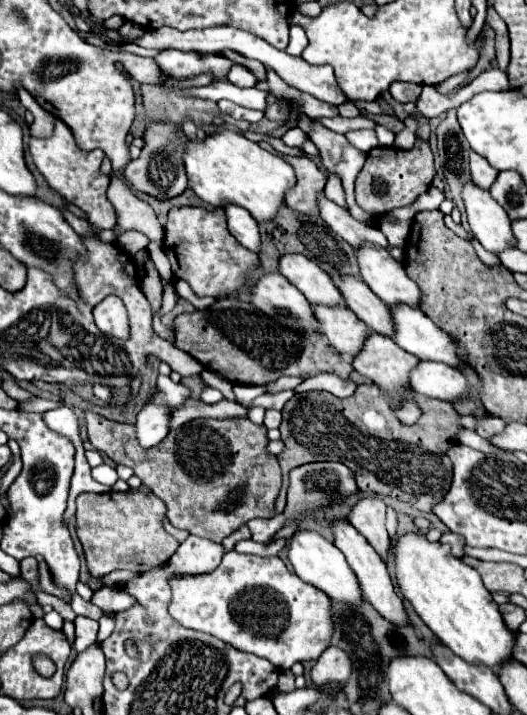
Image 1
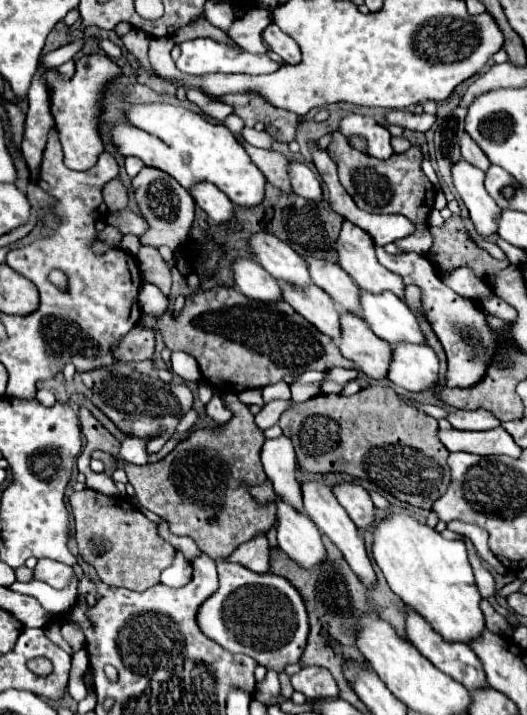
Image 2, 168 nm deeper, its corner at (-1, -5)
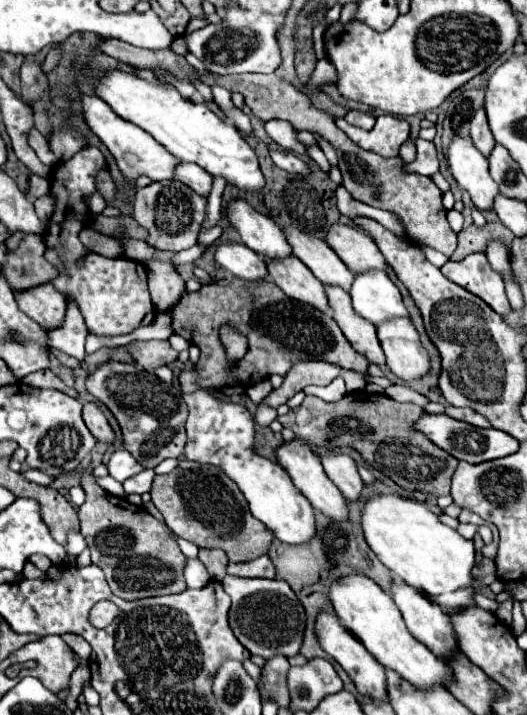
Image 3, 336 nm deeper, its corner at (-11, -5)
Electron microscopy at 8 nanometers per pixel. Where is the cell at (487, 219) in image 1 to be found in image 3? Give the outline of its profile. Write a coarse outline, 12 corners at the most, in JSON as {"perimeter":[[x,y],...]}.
{"perimeter":[[454,136],[446,160],[476,208],[492,208],[498,186],[472,140]]}

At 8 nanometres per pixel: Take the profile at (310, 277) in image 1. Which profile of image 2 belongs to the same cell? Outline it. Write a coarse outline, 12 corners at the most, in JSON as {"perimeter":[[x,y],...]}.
{"perimeter":[[258,232],[250,248],[276,280],[312,286],[306,260],[276,236]]}

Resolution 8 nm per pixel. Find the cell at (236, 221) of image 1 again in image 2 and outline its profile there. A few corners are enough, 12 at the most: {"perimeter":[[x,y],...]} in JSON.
{"perimeter":[[202,182],[190,194],[216,224],[234,220],[234,202]]}

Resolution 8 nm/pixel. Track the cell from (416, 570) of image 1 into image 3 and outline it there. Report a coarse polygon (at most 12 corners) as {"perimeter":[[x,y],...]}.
{"perimeter":[[374,494],[378,560],[444,612],[474,604],[474,542],[424,502]]}

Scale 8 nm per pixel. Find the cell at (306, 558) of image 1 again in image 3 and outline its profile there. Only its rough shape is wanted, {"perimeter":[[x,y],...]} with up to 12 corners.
{"perimeter":[[206,390],[188,406],[184,458],[232,478],[274,536],[304,544],[310,502],[254,452],[246,406]]}

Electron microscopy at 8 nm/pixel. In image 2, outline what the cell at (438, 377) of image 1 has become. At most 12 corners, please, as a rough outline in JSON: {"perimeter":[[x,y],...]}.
{"perimeter":[[402,342],[388,380],[408,392],[436,386],[440,362],[430,346]]}

